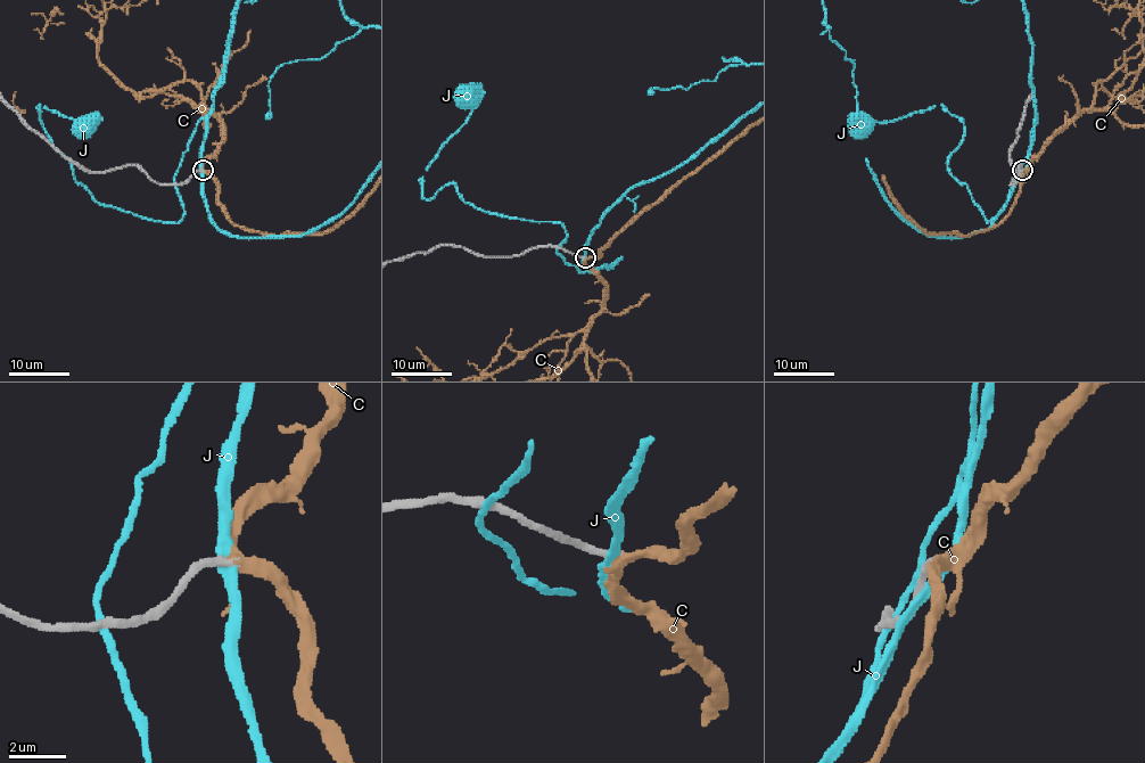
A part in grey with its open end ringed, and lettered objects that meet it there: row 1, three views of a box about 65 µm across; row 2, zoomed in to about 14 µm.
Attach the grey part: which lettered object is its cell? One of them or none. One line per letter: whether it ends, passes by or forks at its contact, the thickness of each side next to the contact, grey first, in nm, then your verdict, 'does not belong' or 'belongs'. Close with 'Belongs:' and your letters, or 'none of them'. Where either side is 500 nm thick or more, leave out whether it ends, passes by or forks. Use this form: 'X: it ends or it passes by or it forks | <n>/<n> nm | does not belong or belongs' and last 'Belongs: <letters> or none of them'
C: it forks | 300/320 nm | belongs
J: it passes by | 300/320 nm | does not belong
Belongs: C

